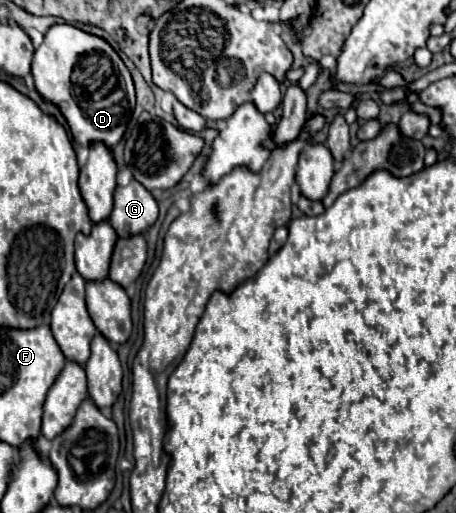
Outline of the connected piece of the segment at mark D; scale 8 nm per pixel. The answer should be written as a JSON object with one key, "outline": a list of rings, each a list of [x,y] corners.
{"outline":[[[68,23],[54,25],[34,51],[32,75],[36,91],[44,101],[60,109],[78,145],[90,147],[90,143],[104,143],[112,149],[120,143],[136,105],[134,83],[118,53],[104,39]]]}

